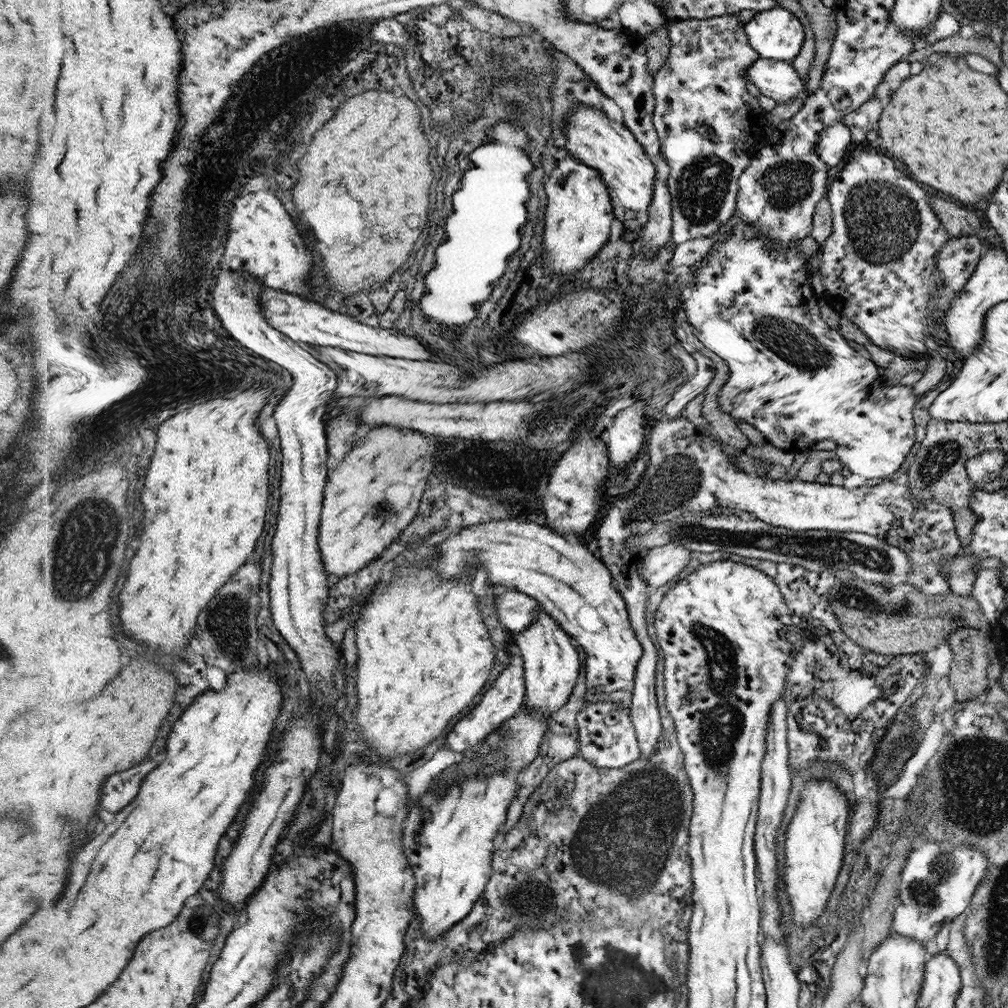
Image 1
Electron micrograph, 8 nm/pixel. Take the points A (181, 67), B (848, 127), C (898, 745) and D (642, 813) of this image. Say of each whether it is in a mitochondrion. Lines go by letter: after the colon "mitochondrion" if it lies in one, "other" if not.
A: other
B: other
C: mitochondrion
D: mitochondrion

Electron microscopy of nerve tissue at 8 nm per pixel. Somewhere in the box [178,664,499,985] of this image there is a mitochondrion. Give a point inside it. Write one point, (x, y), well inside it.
(197, 923)

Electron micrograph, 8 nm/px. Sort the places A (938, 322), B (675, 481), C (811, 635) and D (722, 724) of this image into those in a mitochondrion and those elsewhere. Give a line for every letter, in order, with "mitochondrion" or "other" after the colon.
A: other
B: mitochondrion
C: other
D: mitochondrion

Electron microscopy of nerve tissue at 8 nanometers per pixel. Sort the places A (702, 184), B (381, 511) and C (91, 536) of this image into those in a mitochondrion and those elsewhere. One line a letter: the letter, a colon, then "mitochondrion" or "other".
A: mitochondrion
B: mitochondrion
C: mitochondrion

